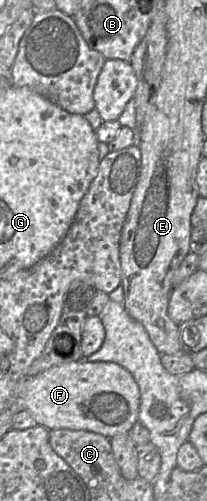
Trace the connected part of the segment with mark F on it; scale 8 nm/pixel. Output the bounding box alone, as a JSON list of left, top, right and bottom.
[16,359,140,439]

